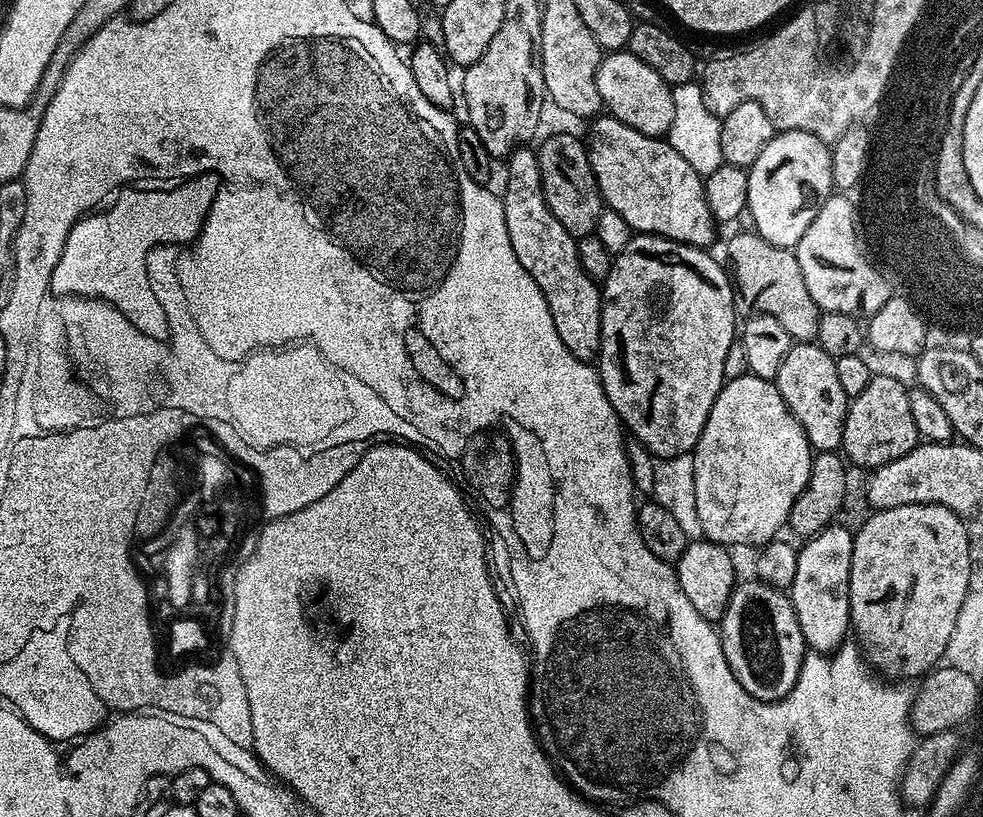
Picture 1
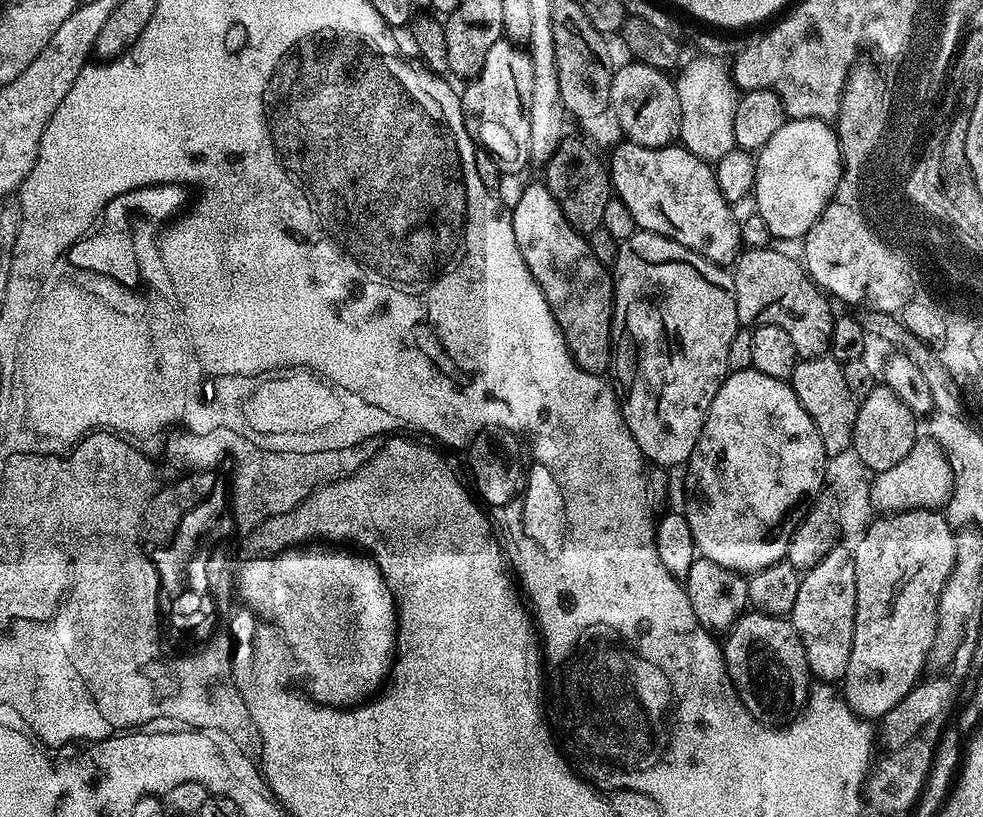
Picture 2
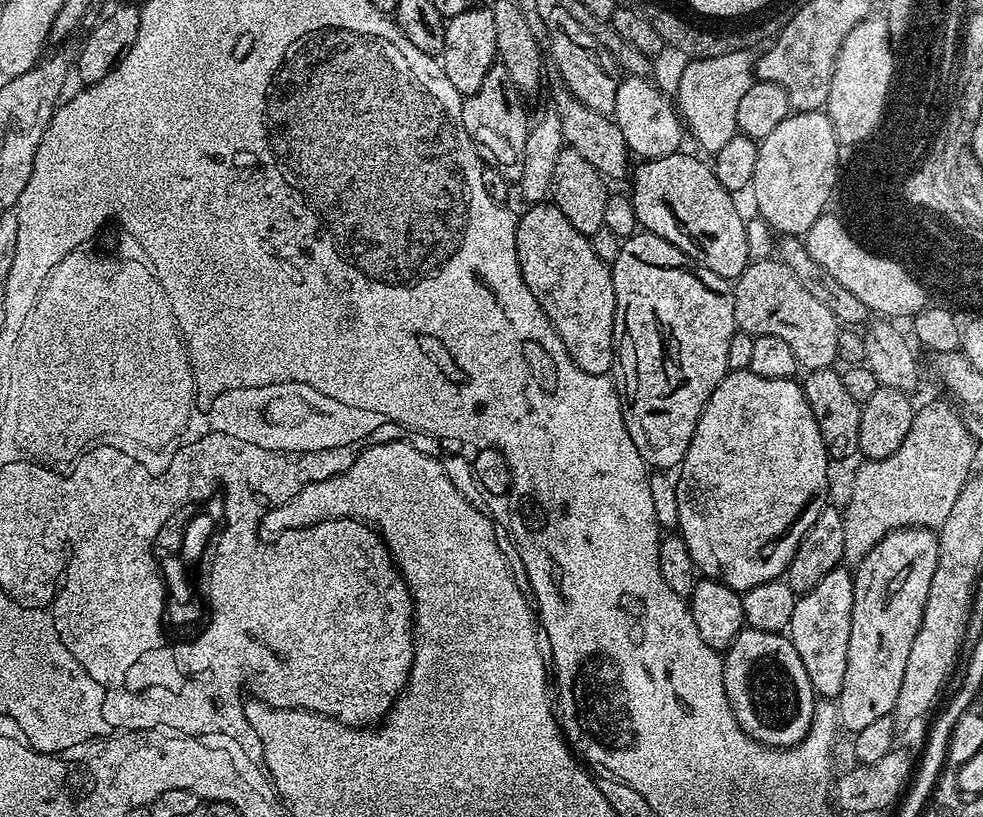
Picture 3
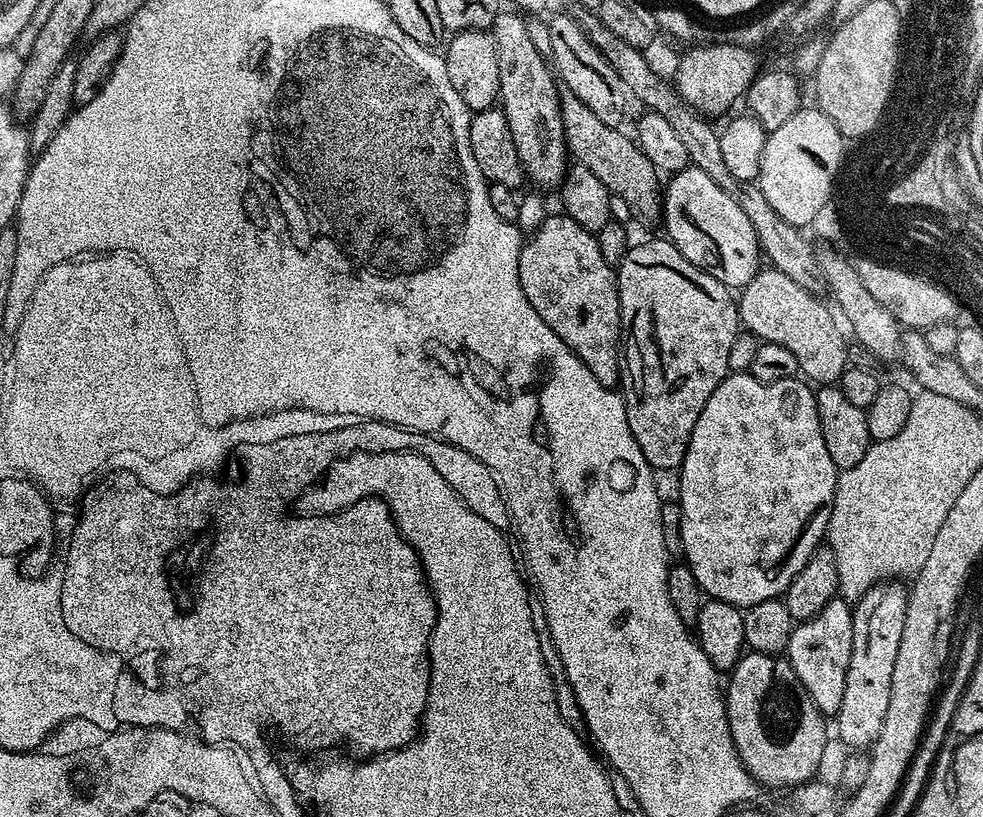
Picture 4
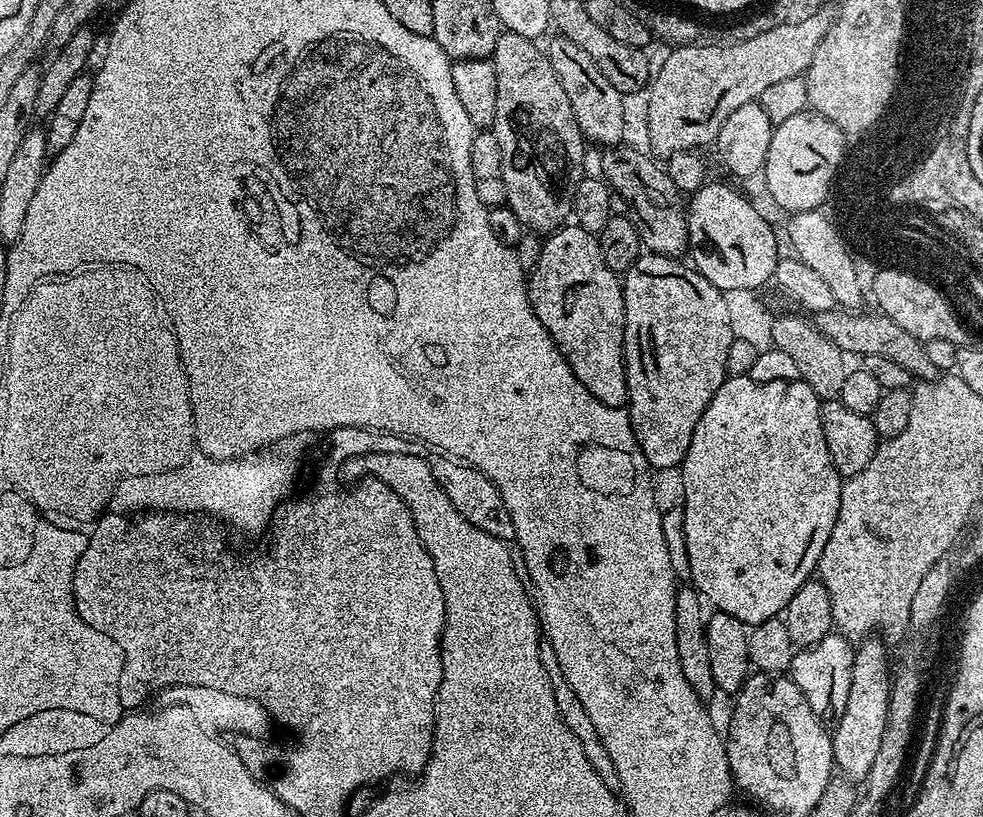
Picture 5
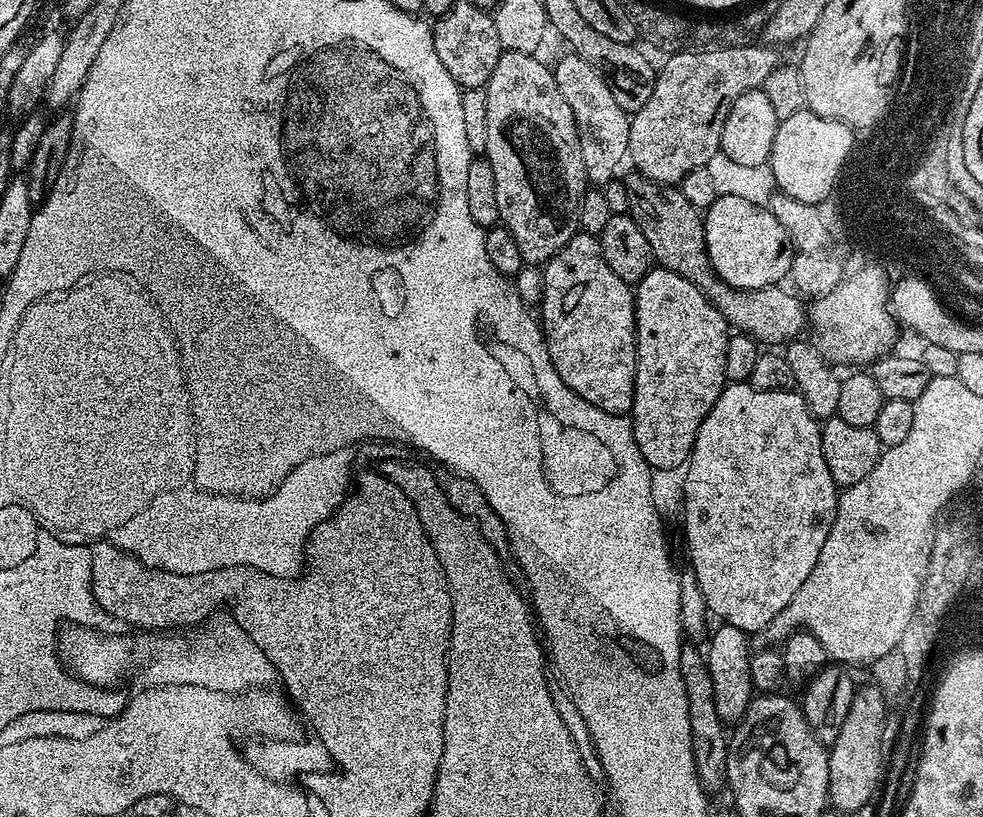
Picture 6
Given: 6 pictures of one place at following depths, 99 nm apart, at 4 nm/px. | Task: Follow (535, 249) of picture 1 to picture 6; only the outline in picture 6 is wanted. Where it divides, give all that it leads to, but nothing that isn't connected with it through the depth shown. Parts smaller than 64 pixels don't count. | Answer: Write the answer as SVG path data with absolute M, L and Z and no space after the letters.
M577 231L558 254L549 258L542 271L544 293L538 304L541 309L538 316L542 321L550 362L554 362L558 378L562 378L574 394L586 398L590 406L598 406L598 410L606 410L610 414L628 416L636 389L636 298L633 289L625 280L618 278L610 266L606 266L599 239L589 232Z

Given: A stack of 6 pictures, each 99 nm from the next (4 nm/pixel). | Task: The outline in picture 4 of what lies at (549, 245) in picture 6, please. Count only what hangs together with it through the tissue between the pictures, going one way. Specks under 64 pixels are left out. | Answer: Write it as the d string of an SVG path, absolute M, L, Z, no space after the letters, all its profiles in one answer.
M501 10L494 18L490 31L498 54L498 104L510 126L510 138L514 138L518 162L525 177L533 180L537 189L559 189L570 167L570 153L565 144L558 82L553 69L534 46L527 29L527 19L519 11Z

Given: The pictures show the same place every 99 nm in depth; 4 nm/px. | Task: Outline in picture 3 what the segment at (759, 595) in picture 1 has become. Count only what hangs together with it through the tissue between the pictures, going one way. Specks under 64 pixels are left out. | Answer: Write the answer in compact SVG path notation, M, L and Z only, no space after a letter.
M745 626L722 659L726 698L741 730L767 748L793 748L801 744L812 725L818 697L791 639L778 632Z

